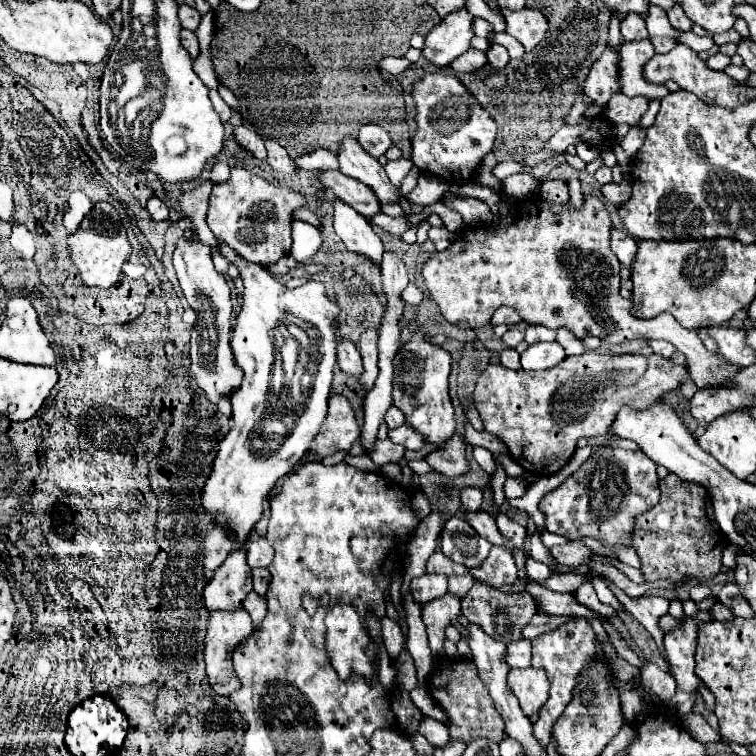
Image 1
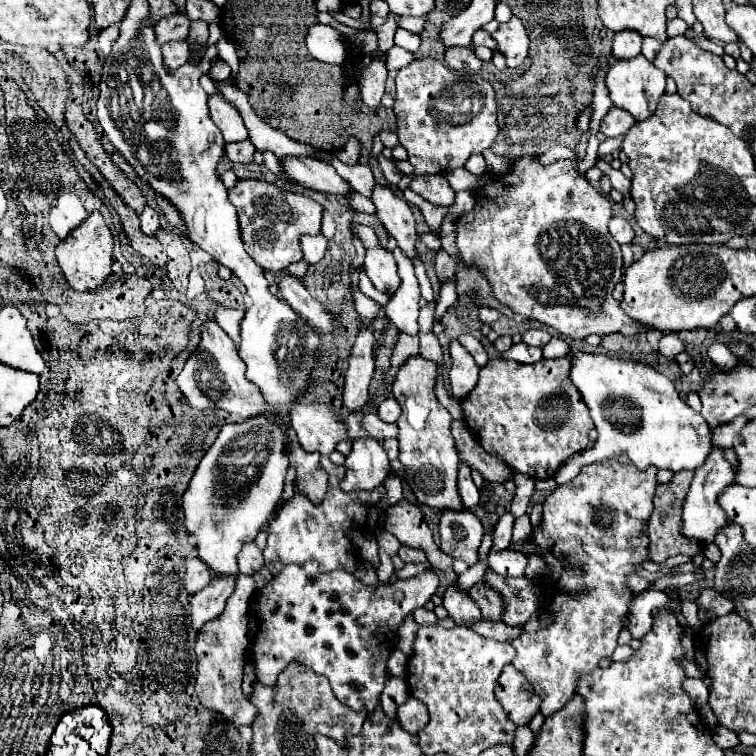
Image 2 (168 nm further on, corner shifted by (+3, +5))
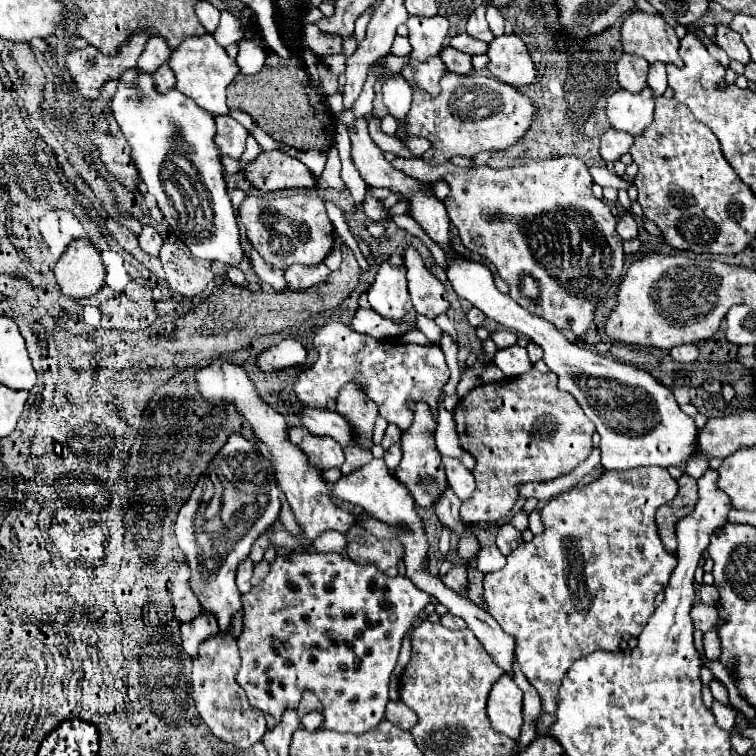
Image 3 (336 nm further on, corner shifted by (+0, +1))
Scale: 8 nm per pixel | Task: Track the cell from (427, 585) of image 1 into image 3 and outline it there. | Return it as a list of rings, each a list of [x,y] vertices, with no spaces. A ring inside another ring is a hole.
[[[295,552],[293,556],[277,556],[275,562],[271,564],[271,572],[267,574],[267,578],[261,580],[257,586],[253,586],[241,600],[243,600],[243,630],[241,630],[241,638],[237,638],[237,646],[239,646],[239,654],[241,654],[241,668],[237,672],[237,682],[245,690],[249,704],[253,708],[261,710],[263,714],[273,716],[275,722],[279,722],[281,714],[285,710],[297,710],[299,702],[301,702],[301,694],[305,690],[311,690],[319,698],[319,702],[323,704],[325,728],[327,730],[361,734],[361,732],[373,730],[383,720],[385,706],[389,702],[389,678],[391,678],[391,672],[393,672],[393,668],[397,664],[401,640],[411,630],[411,626],[417,620],[419,612],[429,604],[429,594],[419,590],[405,576],[389,578],[387,574],[377,570],[377,566],[373,566],[373,564],[361,566],[359,562],[353,562],[347,554],[337,554],[337,552],[327,552],[327,554],[321,554],[321,552],[313,552],[313,554],[299,552],[297,554]]]

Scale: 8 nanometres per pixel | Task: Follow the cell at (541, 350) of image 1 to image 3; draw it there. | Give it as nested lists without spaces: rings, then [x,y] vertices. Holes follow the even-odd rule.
[[[509,346],[505,350],[499,350],[495,354],[495,364],[497,368],[503,370],[503,374],[507,378],[511,376],[519,376],[519,374],[525,374],[529,368],[531,368],[531,362],[529,362],[529,356],[527,356],[527,350],[521,348],[521,346]]]

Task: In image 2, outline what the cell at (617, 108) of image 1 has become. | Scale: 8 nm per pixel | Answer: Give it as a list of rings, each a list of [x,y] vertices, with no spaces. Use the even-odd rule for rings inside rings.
[[[612,106],[612,108],[608,110],[608,114],[602,118],[600,132],[602,132],[604,136],[612,138],[612,136],[626,134],[634,124],[636,124],[636,120],[630,118],[630,114],[626,114],[626,110],[618,110],[616,106]]]

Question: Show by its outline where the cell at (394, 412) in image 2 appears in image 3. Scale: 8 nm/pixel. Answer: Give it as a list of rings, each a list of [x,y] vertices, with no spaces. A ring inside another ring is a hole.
[[[389,424],[387,426],[387,432],[385,432],[385,438],[383,438],[383,442],[381,442],[381,446],[383,446],[383,450],[389,450],[393,444],[397,444],[401,440],[401,432],[399,432],[399,428],[397,426],[393,426],[393,424]]]

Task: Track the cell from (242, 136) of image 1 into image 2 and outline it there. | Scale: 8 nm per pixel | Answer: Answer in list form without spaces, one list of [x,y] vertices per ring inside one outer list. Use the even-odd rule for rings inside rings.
[[[242,140],[242,142],[232,142],[232,144],[226,144],[226,154],[232,162],[242,162],[242,164],[248,164],[252,162],[252,156],[254,156],[256,148],[250,140]]]

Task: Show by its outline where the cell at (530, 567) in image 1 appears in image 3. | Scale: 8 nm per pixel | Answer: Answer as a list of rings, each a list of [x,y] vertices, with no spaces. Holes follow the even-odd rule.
[[[497,546],[481,548],[481,554],[477,554],[477,570],[487,574],[501,570],[501,566],[503,566],[503,554],[497,550]]]

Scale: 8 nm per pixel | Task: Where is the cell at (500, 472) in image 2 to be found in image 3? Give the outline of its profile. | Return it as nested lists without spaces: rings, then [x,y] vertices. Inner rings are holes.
[[[593,446],[591,454],[587,460],[583,460],[571,474],[567,476],[559,476],[555,480],[549,480],[549,482],[529,482],[529,484],[523,484],[519,488],[519,494],[523,498],[537,498],[537,500],[551,500],[553,496],[565,492],[565,490],[571,490],[573,486],[577,486],[587,474],[591,474],[597,466],[599,466],[599,458],[601,458],[601,452],[597,446]]]

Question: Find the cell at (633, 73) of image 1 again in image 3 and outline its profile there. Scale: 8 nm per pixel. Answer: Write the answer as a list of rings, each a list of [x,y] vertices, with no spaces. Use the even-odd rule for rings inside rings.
[[[649,88],[639,94],[617,90],[607,100],[607,116],[613,128],[623,130],[631,136],[641,136],[641,132],[645,132],[653,122],[653,106],[655,100]]]

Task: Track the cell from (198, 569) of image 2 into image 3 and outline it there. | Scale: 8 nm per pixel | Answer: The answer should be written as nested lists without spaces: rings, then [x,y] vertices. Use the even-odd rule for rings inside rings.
[[[173,584],[171,604],[173,604],[175,618],[179,618],[181,624],[191,622],[193,618],[197,618],[197,614],[201,614],[201,606],[199,606],[195,594],[191,592],[189,584]]]

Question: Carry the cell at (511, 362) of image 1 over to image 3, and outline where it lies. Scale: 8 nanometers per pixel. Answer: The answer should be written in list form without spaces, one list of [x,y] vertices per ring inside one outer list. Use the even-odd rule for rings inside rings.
[[[501,330],[501,332],[491,332],[491,340],[495,342],[495,346],[501,350],[501,348],[509,348],[517,342],[517,336],[515,332],[511,330]]]

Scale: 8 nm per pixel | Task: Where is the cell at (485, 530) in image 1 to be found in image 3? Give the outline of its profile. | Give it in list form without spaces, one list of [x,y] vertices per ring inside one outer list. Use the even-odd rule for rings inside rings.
[[[417,402],[413,406],[413,412],[415,412],[413,424],[409,426],[409,430],[403,432],[403,438],[400,440],[401,448],[403,448],[403,460],[397,466],[393,476],[409,490],[415,504],[433,506],[437,502],[437,498],[445,492],[445,486],[449,486],[445,470],[441,466],[441,454],[437,452],[435,438],[433,438],[437,422],[433,420],[433,414],[431,414],[429,406],[425,406],[425,402]]]

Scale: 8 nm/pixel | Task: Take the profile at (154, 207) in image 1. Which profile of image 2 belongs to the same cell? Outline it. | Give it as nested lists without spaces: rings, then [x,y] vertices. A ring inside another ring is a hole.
[[[146,206],[144,208],[144,212],[140,214],[140,220],[142,220],[142,232],[144,234],[156,234],[156,230],[160,228],[160,216],[158,216],[158,212],[154,210],[154,208],[150,208],[150,206]]]

